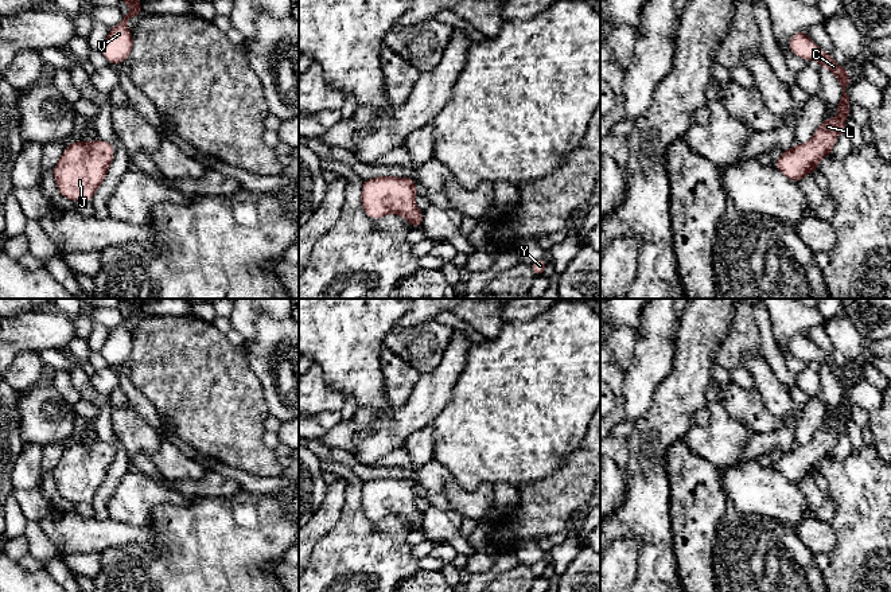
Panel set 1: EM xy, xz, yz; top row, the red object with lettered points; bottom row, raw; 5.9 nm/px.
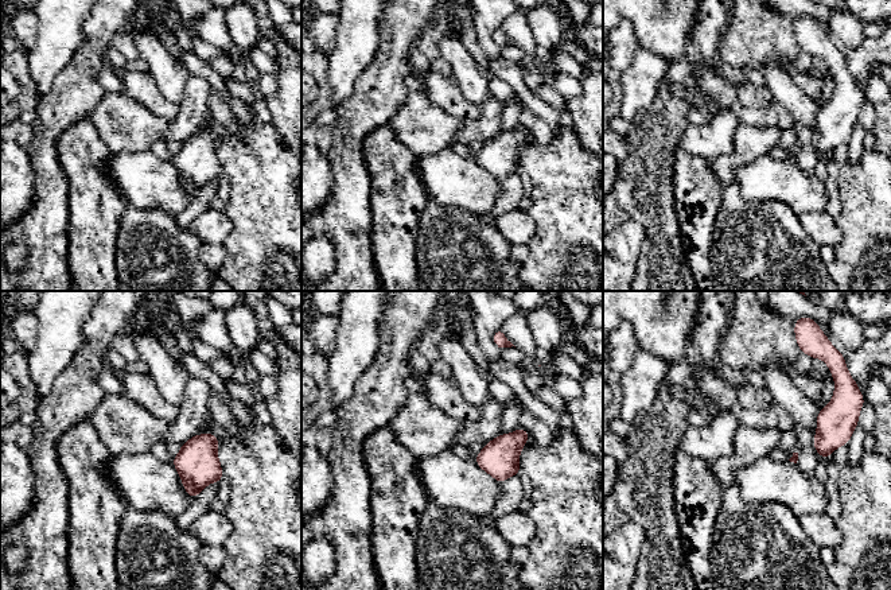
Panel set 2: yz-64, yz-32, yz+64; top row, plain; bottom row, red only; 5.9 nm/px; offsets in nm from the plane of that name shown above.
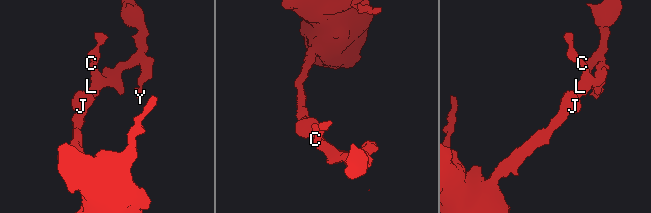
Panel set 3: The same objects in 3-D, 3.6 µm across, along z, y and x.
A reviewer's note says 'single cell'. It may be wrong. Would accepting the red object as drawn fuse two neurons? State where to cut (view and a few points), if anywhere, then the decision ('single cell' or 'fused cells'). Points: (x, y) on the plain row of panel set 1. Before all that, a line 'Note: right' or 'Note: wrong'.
Note: right
no cut; single cell

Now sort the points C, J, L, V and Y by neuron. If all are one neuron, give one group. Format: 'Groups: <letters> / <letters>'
Groups: C J L V Y

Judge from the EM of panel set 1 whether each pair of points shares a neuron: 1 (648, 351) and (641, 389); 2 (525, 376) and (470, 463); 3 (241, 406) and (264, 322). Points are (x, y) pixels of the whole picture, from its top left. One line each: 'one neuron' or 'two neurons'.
1: one neuron
2: one neuron
3: two neurons

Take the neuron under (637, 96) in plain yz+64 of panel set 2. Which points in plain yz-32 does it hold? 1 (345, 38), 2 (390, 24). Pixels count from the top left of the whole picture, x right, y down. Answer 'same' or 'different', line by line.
1: same
2: different

